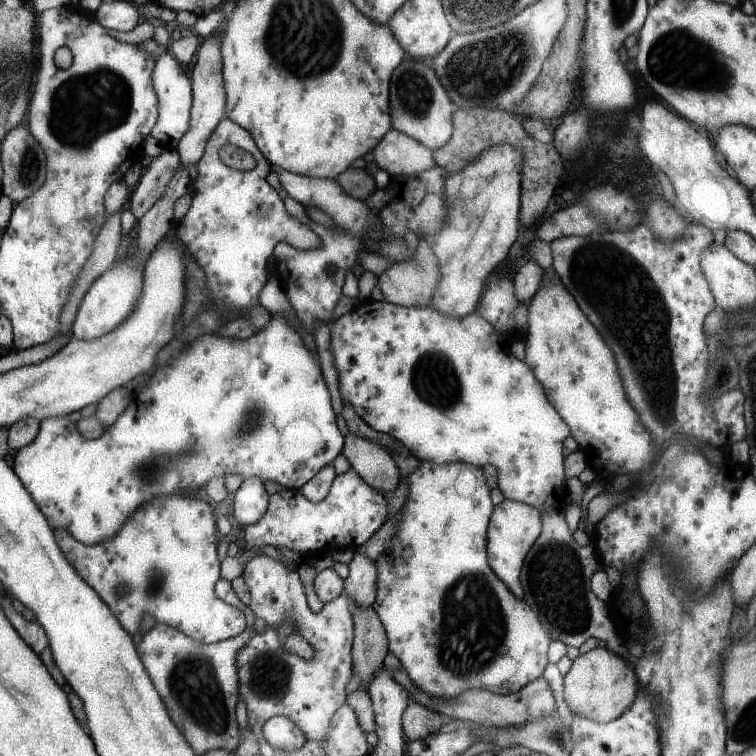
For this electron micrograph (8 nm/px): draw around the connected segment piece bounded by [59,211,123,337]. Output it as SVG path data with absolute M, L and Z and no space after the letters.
M121 212L108 216L103 230L95 241L95 250L91 254L90 260L83 266L83 272L79 274L76 280L77 285L71 300L67 302L63 314L61 315L61 328L59 334L72 337L72 324L75 320L76 312L82 298L90 285L108 270L118 256L120 242L122 242L122 218Z

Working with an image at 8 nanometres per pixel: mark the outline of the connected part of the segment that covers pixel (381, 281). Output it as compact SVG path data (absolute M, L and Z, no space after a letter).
M420 238L414 256L404 260L404 262L396 262L386 272L382 272L382 275L379 276L377 287L384 294L384 301L388 303L408 308L424 308L432 304L442 277L439 259L436 258L432 248L428 246L428 242L424 238Z

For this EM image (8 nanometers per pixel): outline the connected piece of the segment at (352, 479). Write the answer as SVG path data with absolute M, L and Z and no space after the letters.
M353 467L336 475L328 496L318 504L308 502L299 489L285 489L270 495L269 507L256 524L246 526L246 552L262 546L288 548L304 560L318 560L336 550L356 550L385 522L388 515L386 496L369 484Z

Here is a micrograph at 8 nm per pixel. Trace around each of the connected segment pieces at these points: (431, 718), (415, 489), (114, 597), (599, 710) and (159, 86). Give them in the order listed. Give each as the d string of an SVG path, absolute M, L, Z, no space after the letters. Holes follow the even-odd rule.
M418 702L408 705L403 714L403 729L410 742L428 738L433 732L436 732L441 726L449 723L449 719L443 715L428 710L426 706Z
M420 461L420 466L410 474L402 476L408 484L408 497L400 509L400 520L396 524L396 534L388 540L386 550L376 558L376 572L378 572L379 594L376 597L374 610L382 622L388 636L389 652L402 662L402 668L406 670L416 688L430 694L432 698L458 698L464 690L489 690L492 693L507 695L515 693L536 678L542 677L542 672L548 664L548 647L552 644L551 632L542 624L536 611L532 610L531 604L524 598L515 598L511 588L496 578L494 570L490 570L486 560L486 528L492 516L492 502L490 502L490 490L486 486L484 474L479 467L466 462L450 462L436 464L430 461Z
M184 495L159 496L152 498L134 514L132 522L124 525L116 538L108 538L94 546L82 544L72 538L66 530L56 530L56 538L60 538L60 546L64 546L64 554L68 554L68 562L80 570L80 576L86 582L92 582L100 596L112 610L118 612L120 622L134 635L142 628L142 616L152 616L156 623L164 622L174 626L176 630L194 638L196 642L216 643L228 640L247 629L247 616L215 593L215 584L220 579L220 558L216 554L218 536L216 536L216 518L212 508L206 501L189 498ZM128 588L126 594L120 595L119 589Z
M594 647L580 653L563 677L564 700L574 716L587 718L604 724L618 718L630 708L639 692L639 679L635 673L634 661L620 658L607 648Z
M170 52L158 58L154 70L154 83L156 94L159 97L159 118L150 136L164 146L165 150L176 149L182 136L190 128L190 112L193 102L193 84L190 76L186 76L181 62Z

